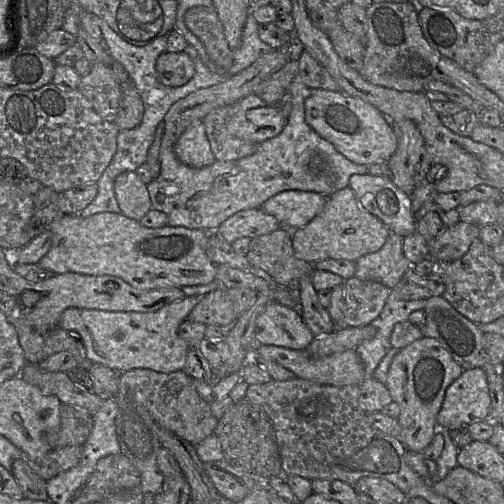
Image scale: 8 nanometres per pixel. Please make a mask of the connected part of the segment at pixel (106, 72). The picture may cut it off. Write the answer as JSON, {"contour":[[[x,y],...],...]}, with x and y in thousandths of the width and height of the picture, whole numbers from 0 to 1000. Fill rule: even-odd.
{"contour":[[[183,127],[179,143],[161,153],[153,179],[181,202],[204,238],[228,240],[242,187],[226,143],[214,129]]]}

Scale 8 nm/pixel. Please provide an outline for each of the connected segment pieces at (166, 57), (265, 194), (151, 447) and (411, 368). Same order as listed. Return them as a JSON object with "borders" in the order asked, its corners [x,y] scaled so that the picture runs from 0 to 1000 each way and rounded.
{"borders":[[[[325,103],[310,121],[315,163],[331,173],[371,167],[387,147],[387,127],[377,111],[361,103]]],[[[579,192],[579,216],[569,234],[569,242],[560,258],[560,262],[512,288],[512,294],[506,304],[482,312],[472,317],[462,319],[435,319],[429,317],[423,325],[415,329],[407,329],[401,333],[383,333],[365,323],[361,323],[349,310],[345,302],[345,288],[333,294],[321,294],[317,304],[317,321],[319,321],[319,335],[317,343],[310,353],[292,365],[292,375],[296,381],[296,389],[300,395],[302,413],[308,417],[323,419],[333,429],[331,446],[335,448],[361,448],[373,454],[399,454],[411,460],[427,460],[433,450],[450,437],[462,425],[498,413],[516,413],[520,405],[530,399],[534,393],[542,391],[544,387],[571,377],[591,377],[591,379],[609,379],[609,381],[625,381],[637,385],[645,391],[659,387],[661,383],[683,375],[685,371],[692,371],[692,355],[702,345],[728,345],[730,343],[730,329],[714,327],[696,321],[690,317],[683,308],[673,304],[667,294],[639,274],[629,262],[625,262],[609,244],[605,236],[605,228],[601,226],[599,216],[595,216],[595,192]]],[[[272,730],[236,742],[228,786],[234,806],[230,865],[238,899],[278,937],[278,970],[284,980],[308,984],[317,978],[327,952],[312,923],[313,897],[321,889],[312,865],[313,845],[387,885],[425,859],[433,831],[419,817],[417,802],[391,780],[381,754],[365,734],[317,740]]],[[[837,669],[794,692],[782,706],[766,754],[780,798],[794,806],[790,837],[794,873],[808,893],[837,899],[869,855],[867,825],[889,768],[923,734],[893,700],[859,671]]]]}

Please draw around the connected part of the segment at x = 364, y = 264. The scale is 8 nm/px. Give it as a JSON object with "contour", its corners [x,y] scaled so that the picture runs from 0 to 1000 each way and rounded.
{"contour":[[[784,462],[774,466],[760,490],[704,518],[704,550],[738,556],[778,573],[817,530],[800,502],[802,472]]]}

